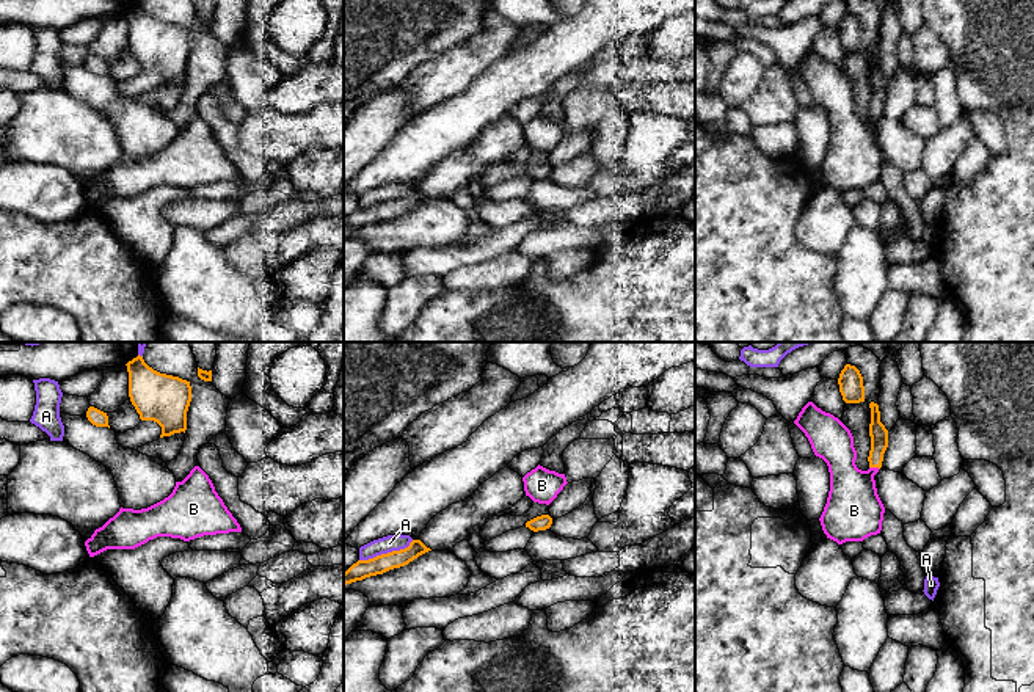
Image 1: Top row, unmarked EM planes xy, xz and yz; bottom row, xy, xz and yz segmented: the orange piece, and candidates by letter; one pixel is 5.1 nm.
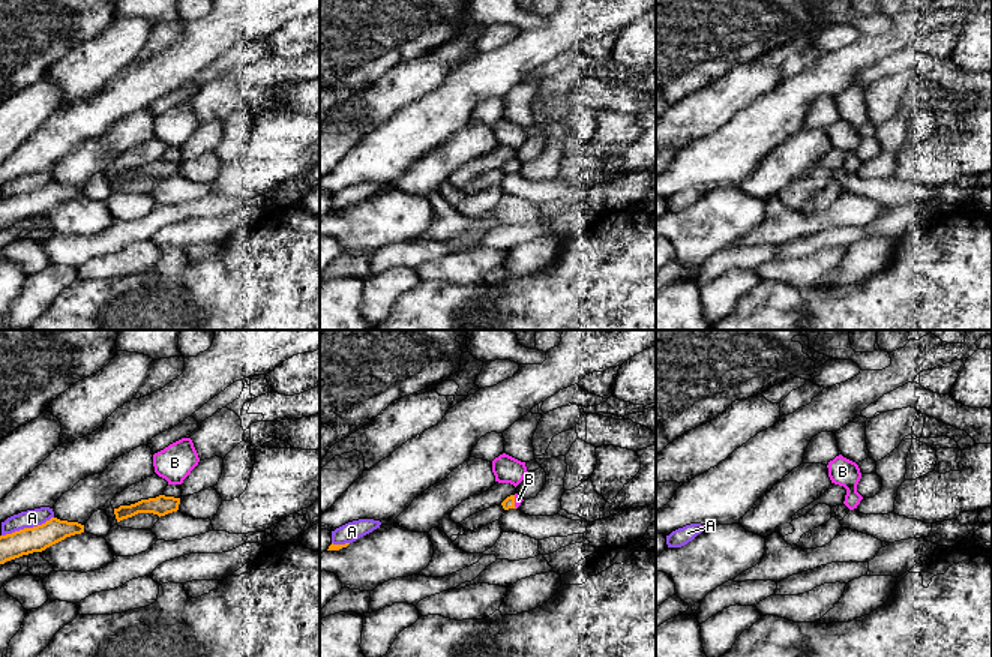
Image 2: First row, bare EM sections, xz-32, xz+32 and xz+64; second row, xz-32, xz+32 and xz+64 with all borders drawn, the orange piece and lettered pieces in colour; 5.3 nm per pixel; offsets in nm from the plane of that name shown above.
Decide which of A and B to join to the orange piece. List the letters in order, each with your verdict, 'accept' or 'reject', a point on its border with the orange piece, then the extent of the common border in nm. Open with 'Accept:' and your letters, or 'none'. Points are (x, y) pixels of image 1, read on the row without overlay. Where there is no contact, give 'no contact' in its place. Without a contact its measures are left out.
Accept: B
A: reject; meets orange in xz at (388, 201); contact 300 nm long
B: accept; meets orange in yz at (874, 115); contact 60 nm long

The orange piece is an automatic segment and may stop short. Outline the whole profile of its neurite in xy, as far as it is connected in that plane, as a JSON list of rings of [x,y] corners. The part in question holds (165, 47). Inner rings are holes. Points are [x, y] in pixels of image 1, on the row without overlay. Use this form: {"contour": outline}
{"contour": [[[140,3],[126,14],[129,46],[140,67],[157,71],[162,75],[160,86],[185,82],[191,50],[190,30],[154,19]]]}

